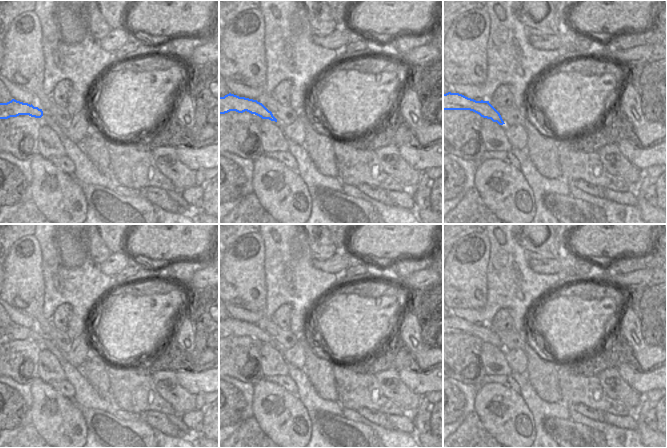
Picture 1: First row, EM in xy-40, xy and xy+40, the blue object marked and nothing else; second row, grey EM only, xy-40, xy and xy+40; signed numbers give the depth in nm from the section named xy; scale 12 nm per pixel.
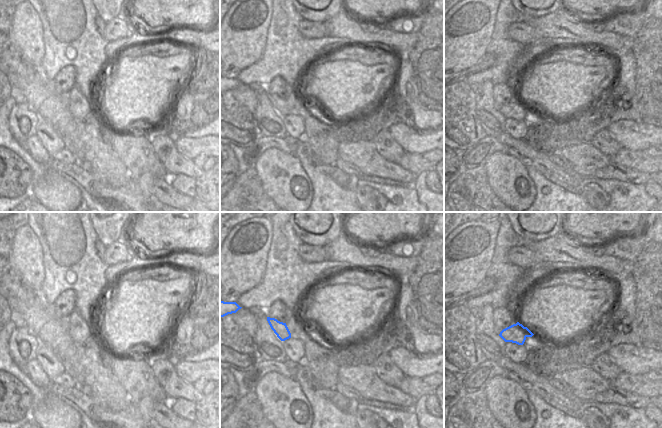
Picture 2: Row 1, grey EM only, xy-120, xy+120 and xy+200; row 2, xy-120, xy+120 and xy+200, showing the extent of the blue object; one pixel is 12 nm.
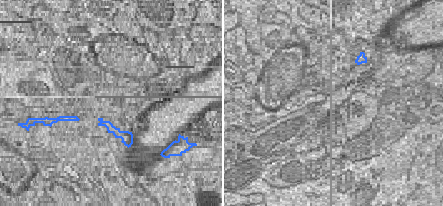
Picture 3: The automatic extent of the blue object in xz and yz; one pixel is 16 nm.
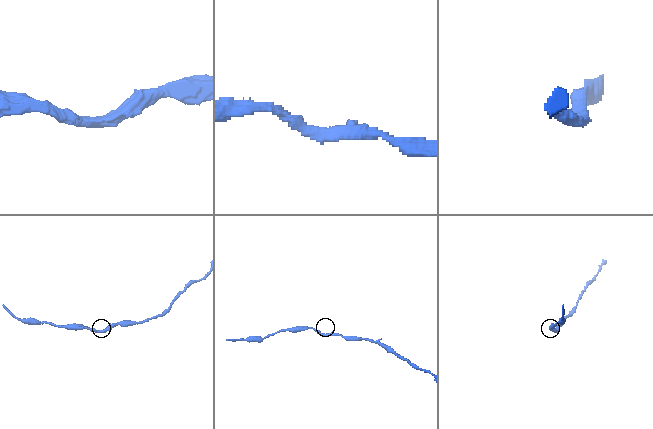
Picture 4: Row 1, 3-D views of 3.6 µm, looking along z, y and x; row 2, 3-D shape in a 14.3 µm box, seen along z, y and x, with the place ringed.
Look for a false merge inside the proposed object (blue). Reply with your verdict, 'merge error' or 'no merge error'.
no merge error

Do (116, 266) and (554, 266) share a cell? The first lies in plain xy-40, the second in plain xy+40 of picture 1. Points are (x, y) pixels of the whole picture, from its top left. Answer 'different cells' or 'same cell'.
same cell

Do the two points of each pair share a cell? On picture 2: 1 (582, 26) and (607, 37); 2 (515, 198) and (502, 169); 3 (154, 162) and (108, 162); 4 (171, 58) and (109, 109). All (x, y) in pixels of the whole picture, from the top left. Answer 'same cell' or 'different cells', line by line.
1: same cell
2: same cell
3: different cells
4: same cell

